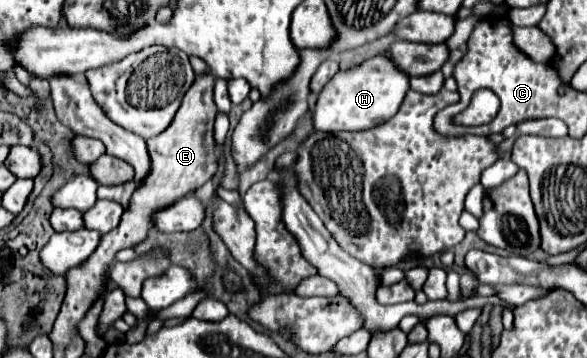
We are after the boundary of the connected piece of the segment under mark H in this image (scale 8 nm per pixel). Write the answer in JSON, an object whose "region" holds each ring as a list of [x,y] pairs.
{"region":[[[387,55],[371,57],[355,67],[339,71],[317,95],[313,109],[313,127],[317,131],[363,131],[371,129],[395,115],[405,93],[409,91],[409,77],[399,71]]]}

